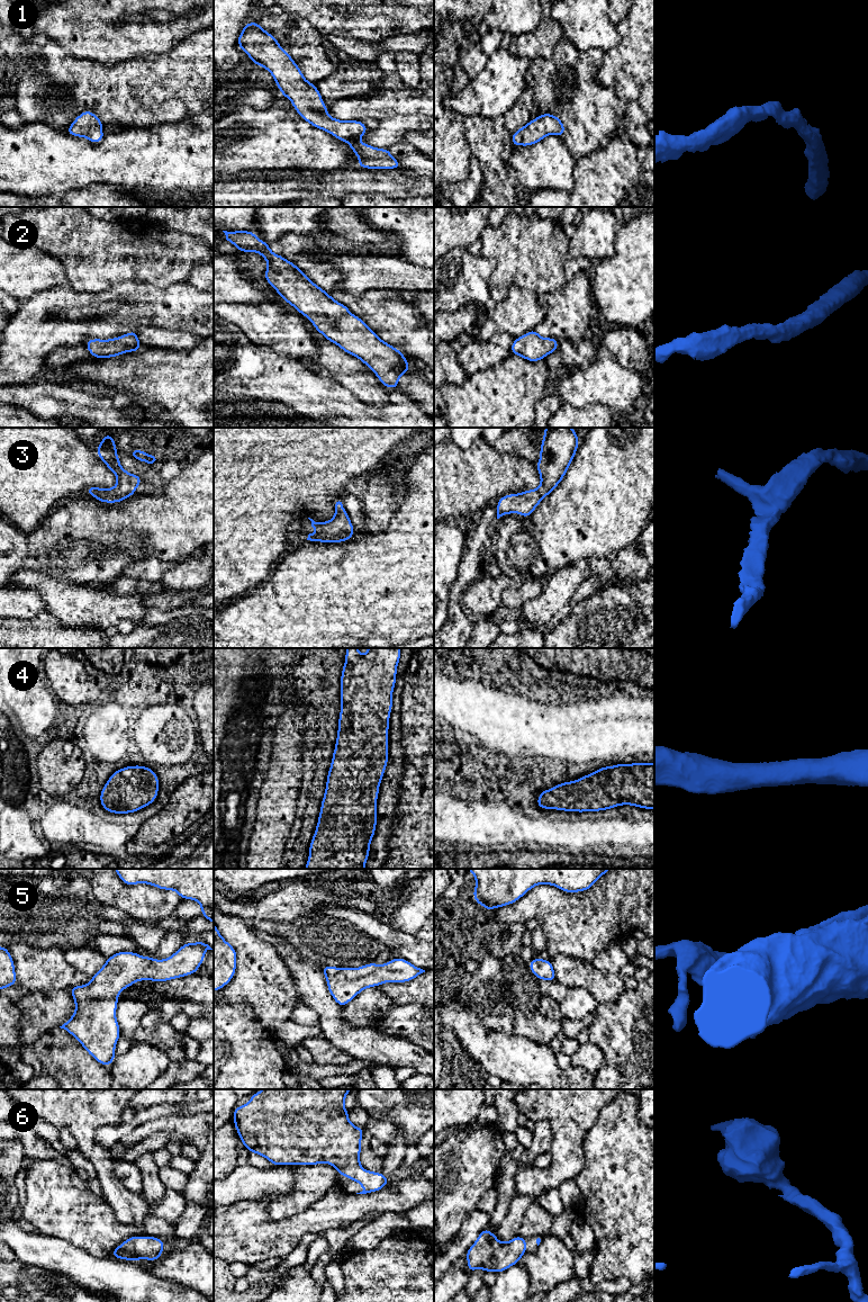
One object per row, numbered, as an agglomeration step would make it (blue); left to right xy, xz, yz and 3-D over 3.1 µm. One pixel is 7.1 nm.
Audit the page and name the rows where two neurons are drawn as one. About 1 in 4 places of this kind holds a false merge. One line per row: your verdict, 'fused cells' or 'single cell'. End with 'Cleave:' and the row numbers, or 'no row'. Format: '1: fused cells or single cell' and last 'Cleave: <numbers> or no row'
1: single cell
2: single cell
3: single cell
4: single cell
5: single cell
6: single cell
Cleave: no row

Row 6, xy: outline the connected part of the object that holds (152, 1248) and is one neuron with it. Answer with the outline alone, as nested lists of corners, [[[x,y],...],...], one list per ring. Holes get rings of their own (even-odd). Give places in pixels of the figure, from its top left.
[[[135,1236],[116,1247],[110,1256],[129,1261],[138,1261],[141,1258],[153,1261],[162,1256],[163,1250],[164,1241],[161,1238]]]

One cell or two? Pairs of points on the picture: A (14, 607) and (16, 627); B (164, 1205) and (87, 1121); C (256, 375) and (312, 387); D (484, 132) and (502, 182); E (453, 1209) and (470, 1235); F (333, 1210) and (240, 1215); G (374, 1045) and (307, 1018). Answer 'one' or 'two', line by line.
A: two
B: two
C: one
D: one
E: two
F: one
G: two

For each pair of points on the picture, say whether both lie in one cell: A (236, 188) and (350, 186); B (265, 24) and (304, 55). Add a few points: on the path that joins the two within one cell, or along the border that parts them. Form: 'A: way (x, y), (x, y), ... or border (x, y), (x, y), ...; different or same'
A: way (264, 190), (289, 190), (300, 186), (322, 186); same
B: way (276, 25), (297, 45); same

